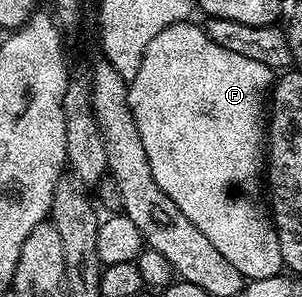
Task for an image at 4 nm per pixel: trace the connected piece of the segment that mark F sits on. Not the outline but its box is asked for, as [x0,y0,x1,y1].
[128,21,285,279]

